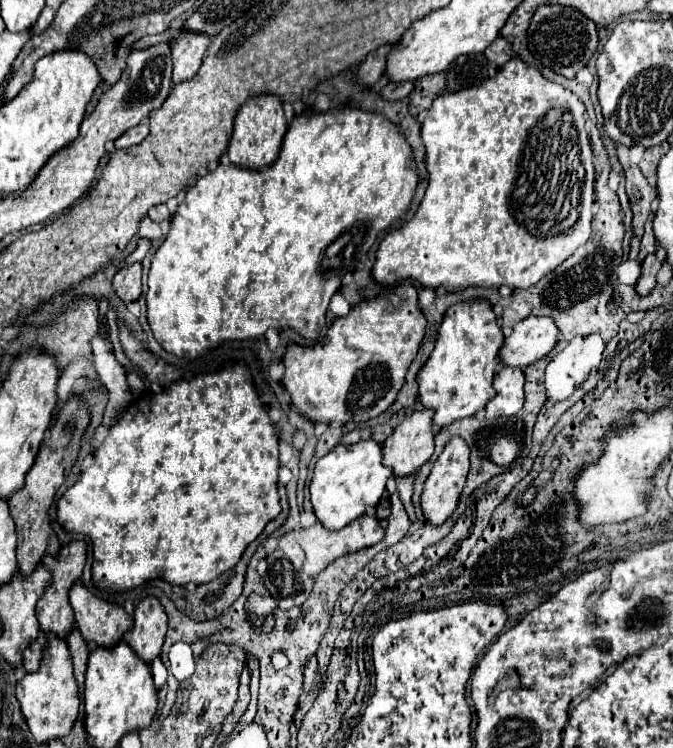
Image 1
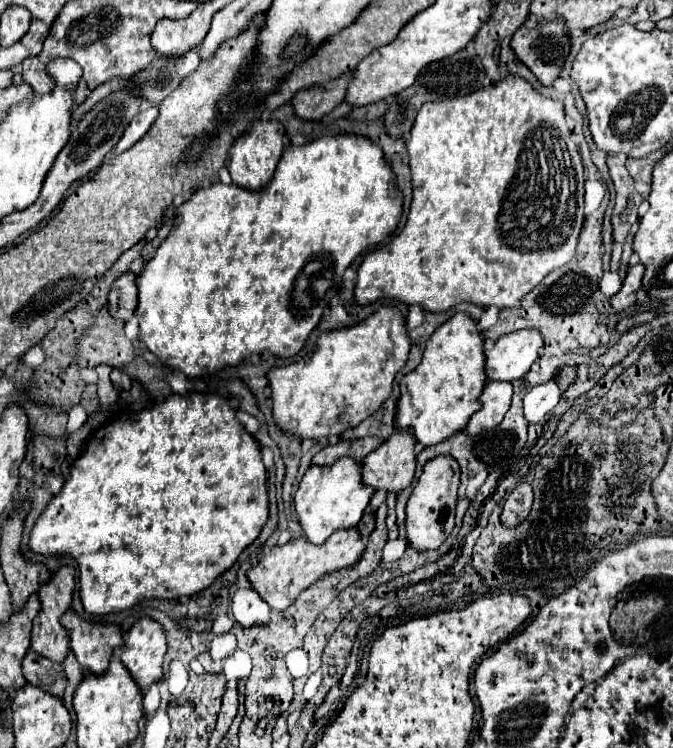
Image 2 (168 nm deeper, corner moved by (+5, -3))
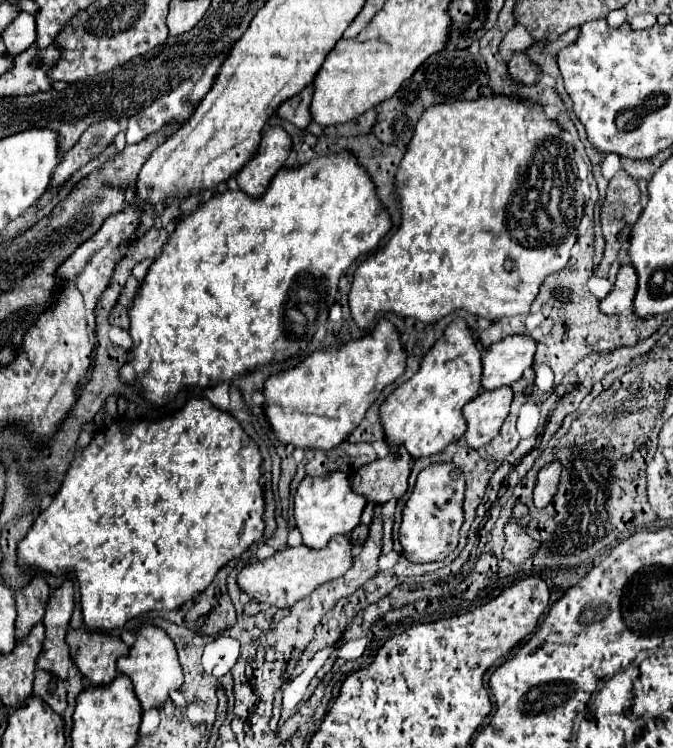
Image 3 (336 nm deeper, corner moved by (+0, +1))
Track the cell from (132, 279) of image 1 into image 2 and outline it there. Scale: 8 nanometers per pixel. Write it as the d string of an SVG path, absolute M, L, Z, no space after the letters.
M125 273L113 285L109 293L109 315L121 321L129 321L137 309L135 275Z

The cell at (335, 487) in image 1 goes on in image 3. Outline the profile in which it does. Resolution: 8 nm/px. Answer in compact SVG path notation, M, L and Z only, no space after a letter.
M334 471L322 477L306 475L298 485L298 491L294 497L296 527L302 533L304 545L310 549L324 549L334 535L350 533L360 523L364 507L366 507L366 499L354 493L346 473Z

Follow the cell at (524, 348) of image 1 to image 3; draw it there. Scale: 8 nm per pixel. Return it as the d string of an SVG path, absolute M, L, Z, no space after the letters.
M510 335L490 345L482 357L484 389L512 385L532 367L536 341L526 335Z

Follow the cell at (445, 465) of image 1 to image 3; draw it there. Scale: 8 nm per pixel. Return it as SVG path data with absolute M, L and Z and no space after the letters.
M434 463L420 471L416 487L402 511L400 543L402 555L414 563L442 561L458 545L458 531L464 521L462 501L464 501L466 481L462 471L454 463Z

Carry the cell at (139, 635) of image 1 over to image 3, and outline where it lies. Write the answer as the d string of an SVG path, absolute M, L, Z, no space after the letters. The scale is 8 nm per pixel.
M144 625L136 633L136 643L130 647L130 653L126 657L118 659L118 671L132 679L136 697L140 699L144 711L150 707L164 705L170 699L170 693L178 691L184 681L174 643L170 641L170 637L164 629L158 629L154 625Z

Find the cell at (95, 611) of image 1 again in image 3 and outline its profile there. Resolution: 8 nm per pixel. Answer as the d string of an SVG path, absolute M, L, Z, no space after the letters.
M70 629L66 641L74 663L92 685L110 683L118 675L118 657L128 653L128 645L120 637L90 629Z

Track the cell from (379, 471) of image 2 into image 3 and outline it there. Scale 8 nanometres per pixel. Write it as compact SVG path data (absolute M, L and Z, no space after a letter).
M394 447L384 459L362 465L352 477L352 487L374 503L400 499L408 489L412 461L414 457L404 447Z

